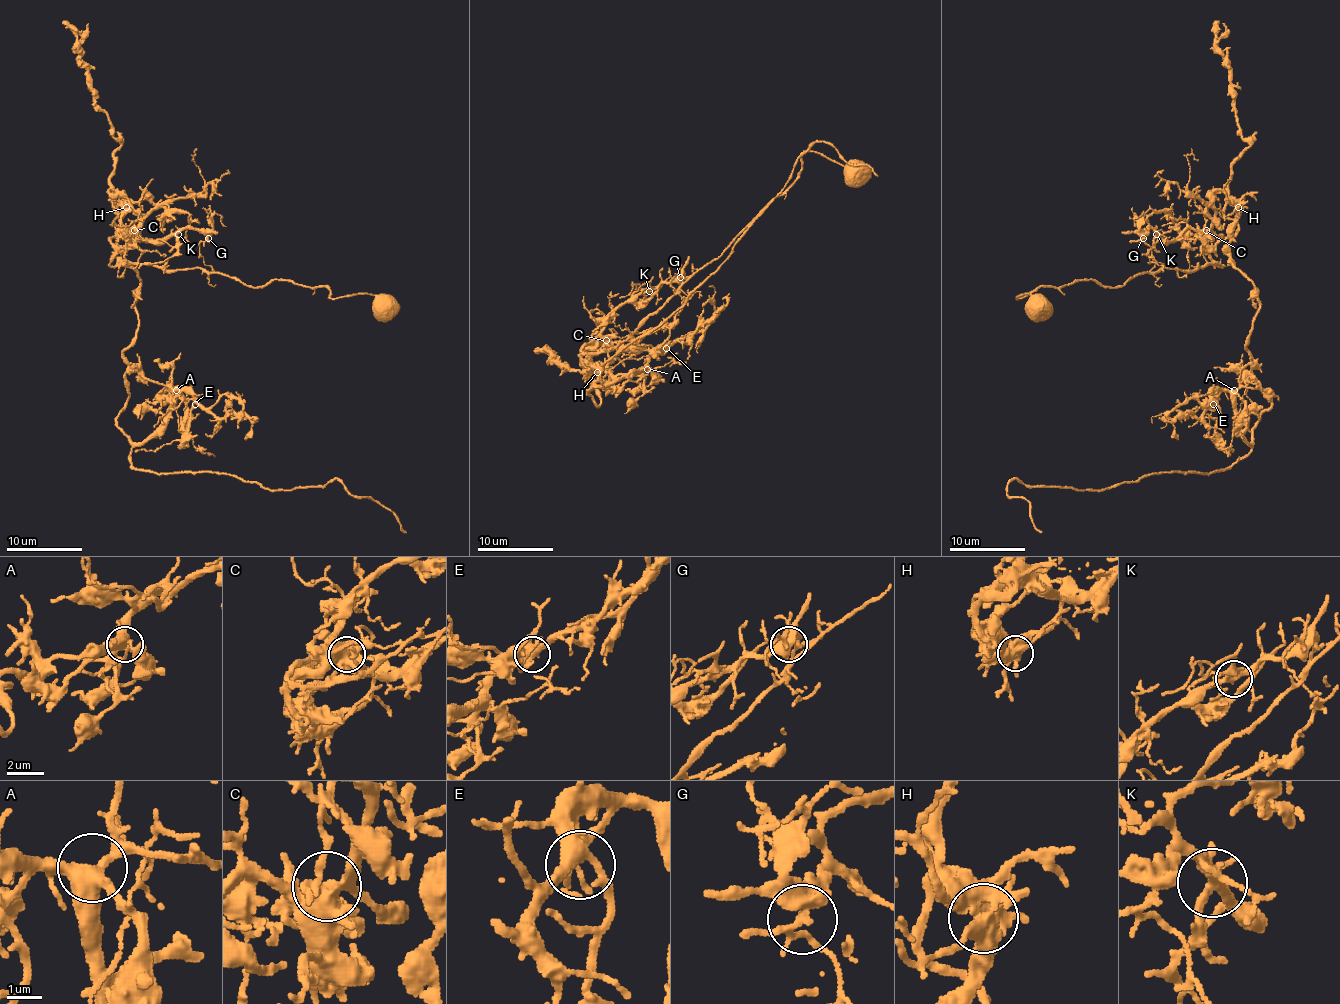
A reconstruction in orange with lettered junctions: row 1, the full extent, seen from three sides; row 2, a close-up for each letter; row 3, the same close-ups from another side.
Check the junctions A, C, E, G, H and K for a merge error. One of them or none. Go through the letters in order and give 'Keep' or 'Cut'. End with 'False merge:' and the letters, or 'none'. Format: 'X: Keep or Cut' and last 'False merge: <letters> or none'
A: Keep
C: Keep
E: Keep
G: Keep
H: Cut
K: Keep
False merge: H

